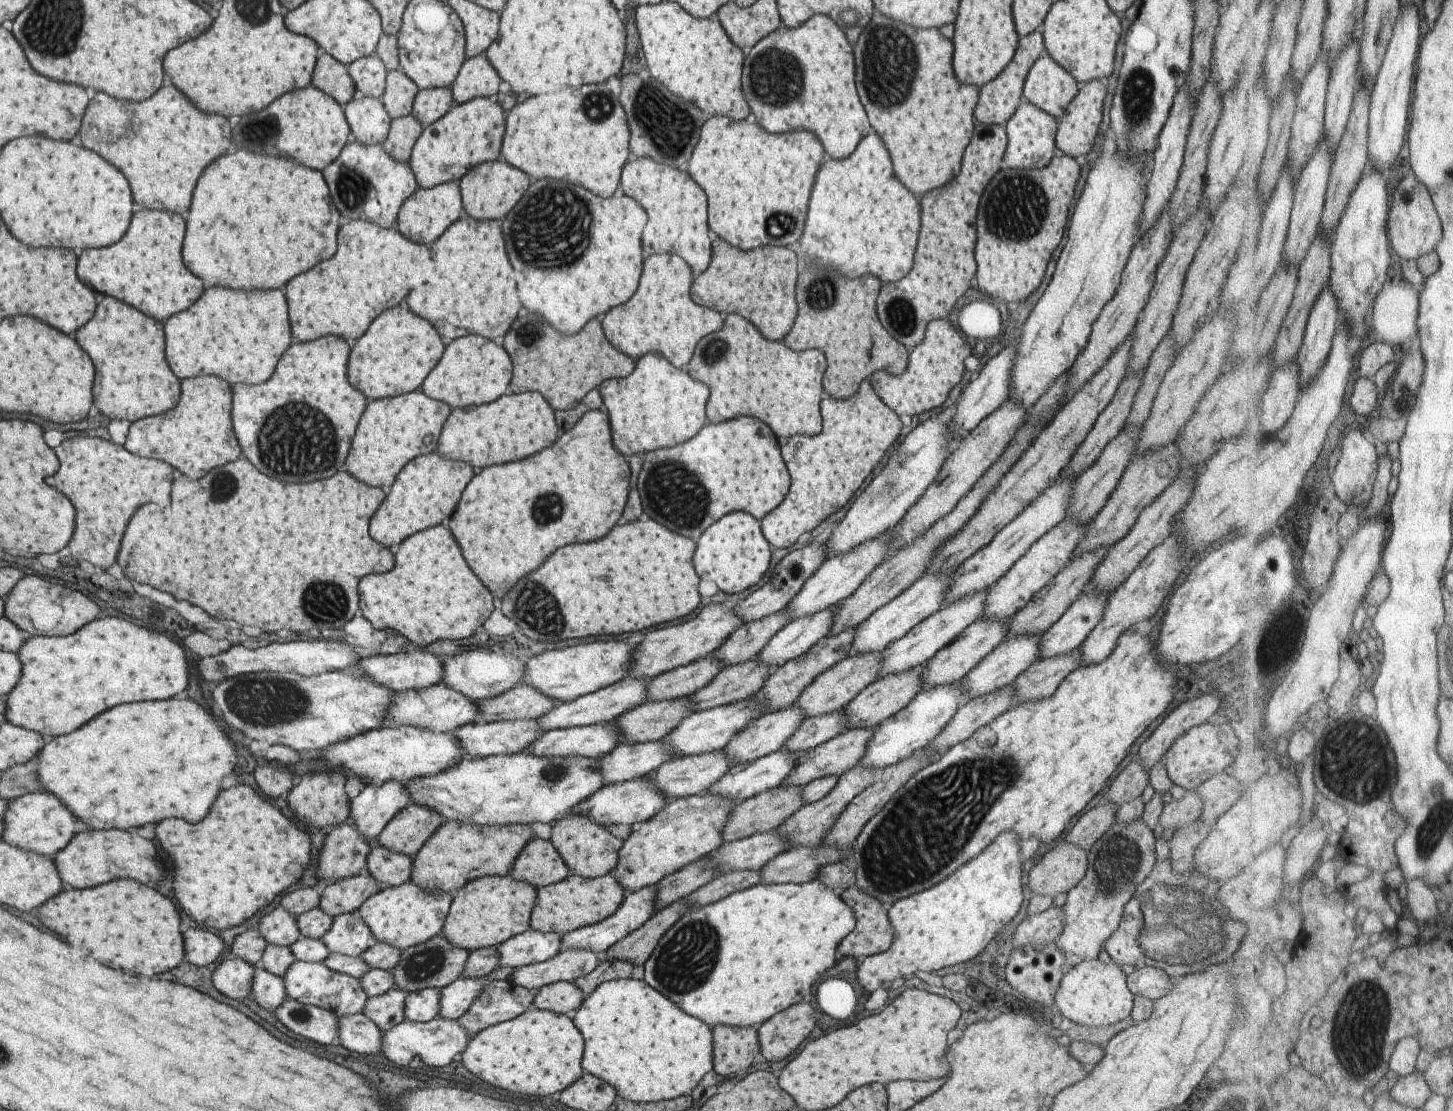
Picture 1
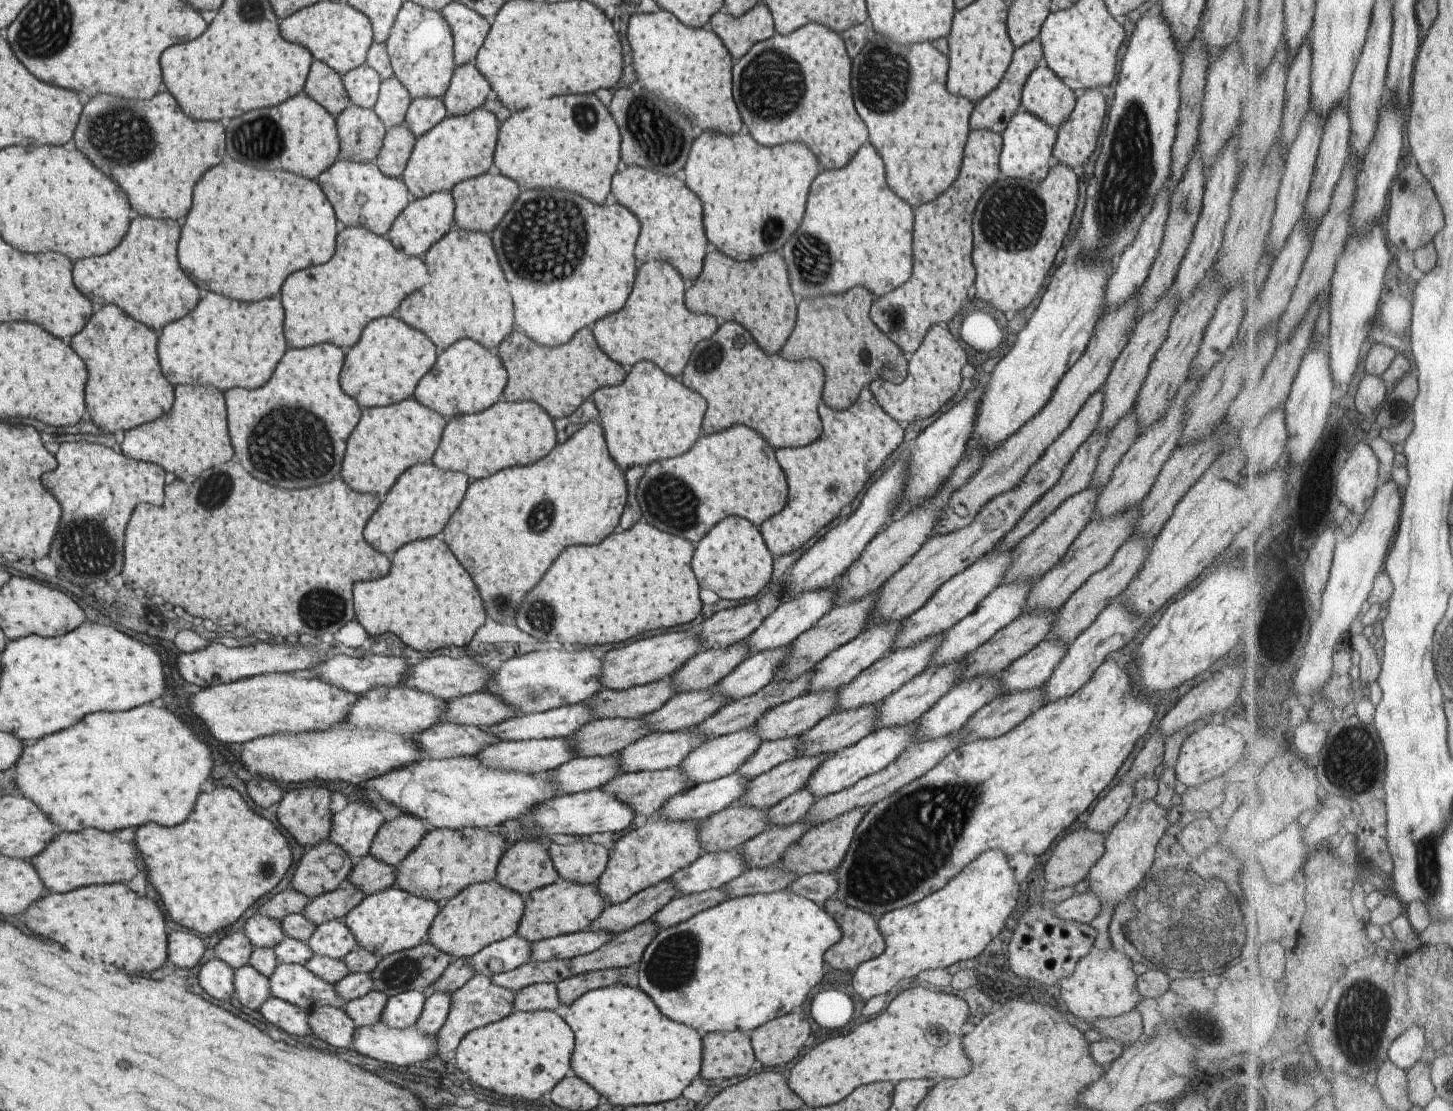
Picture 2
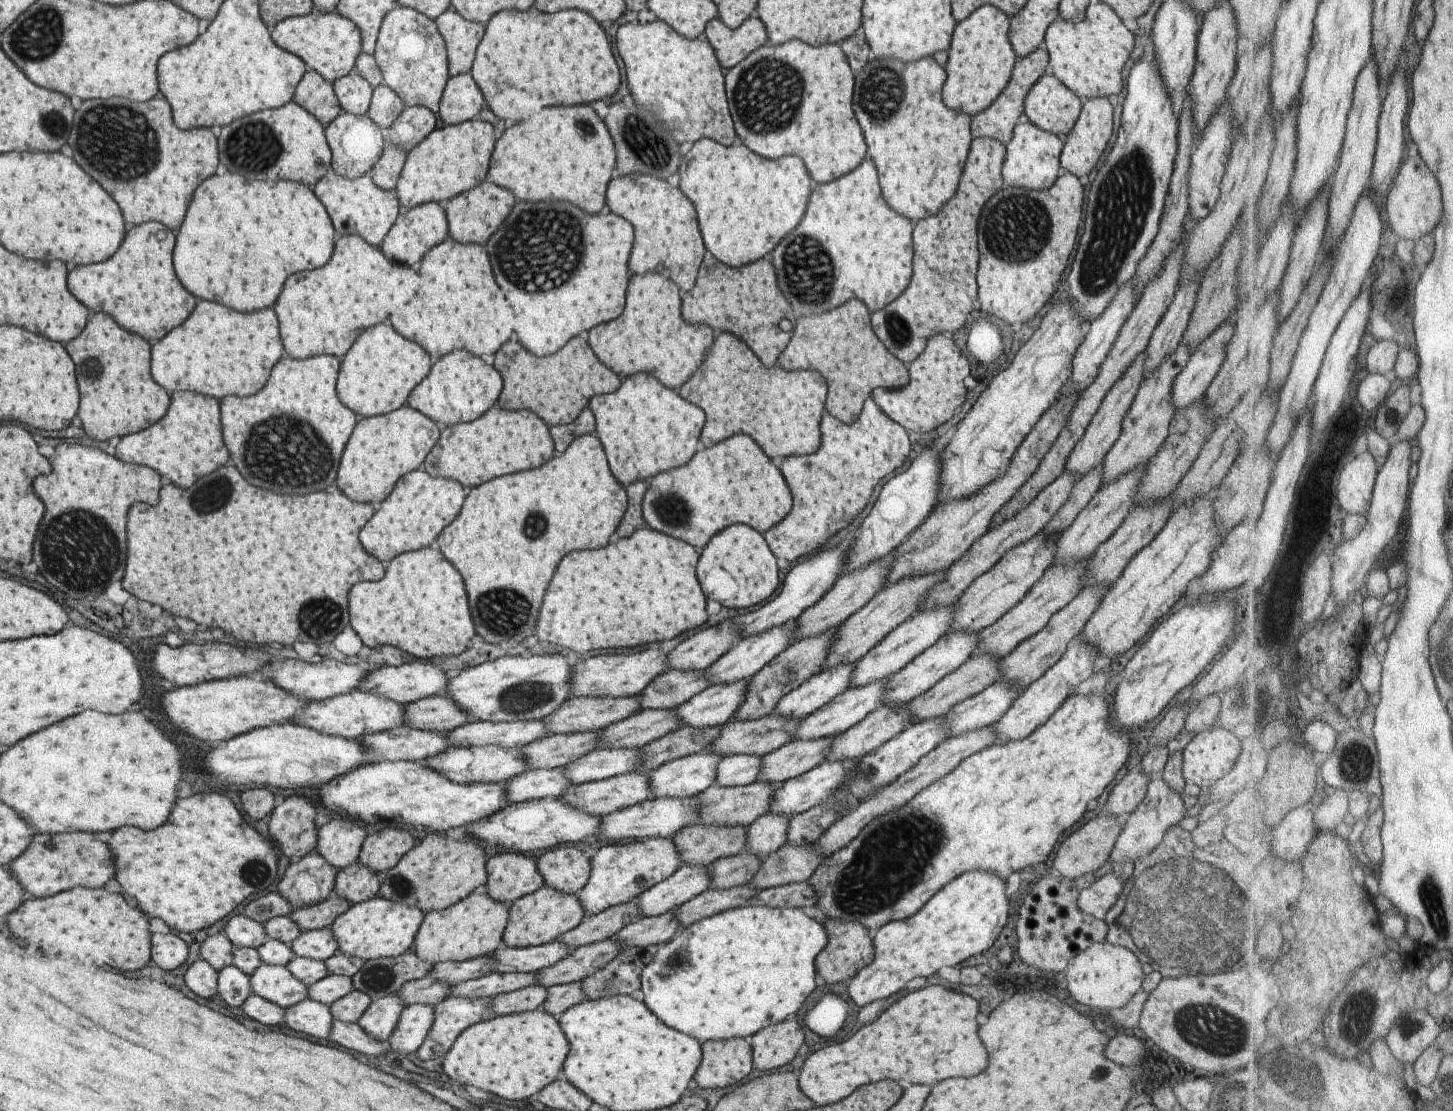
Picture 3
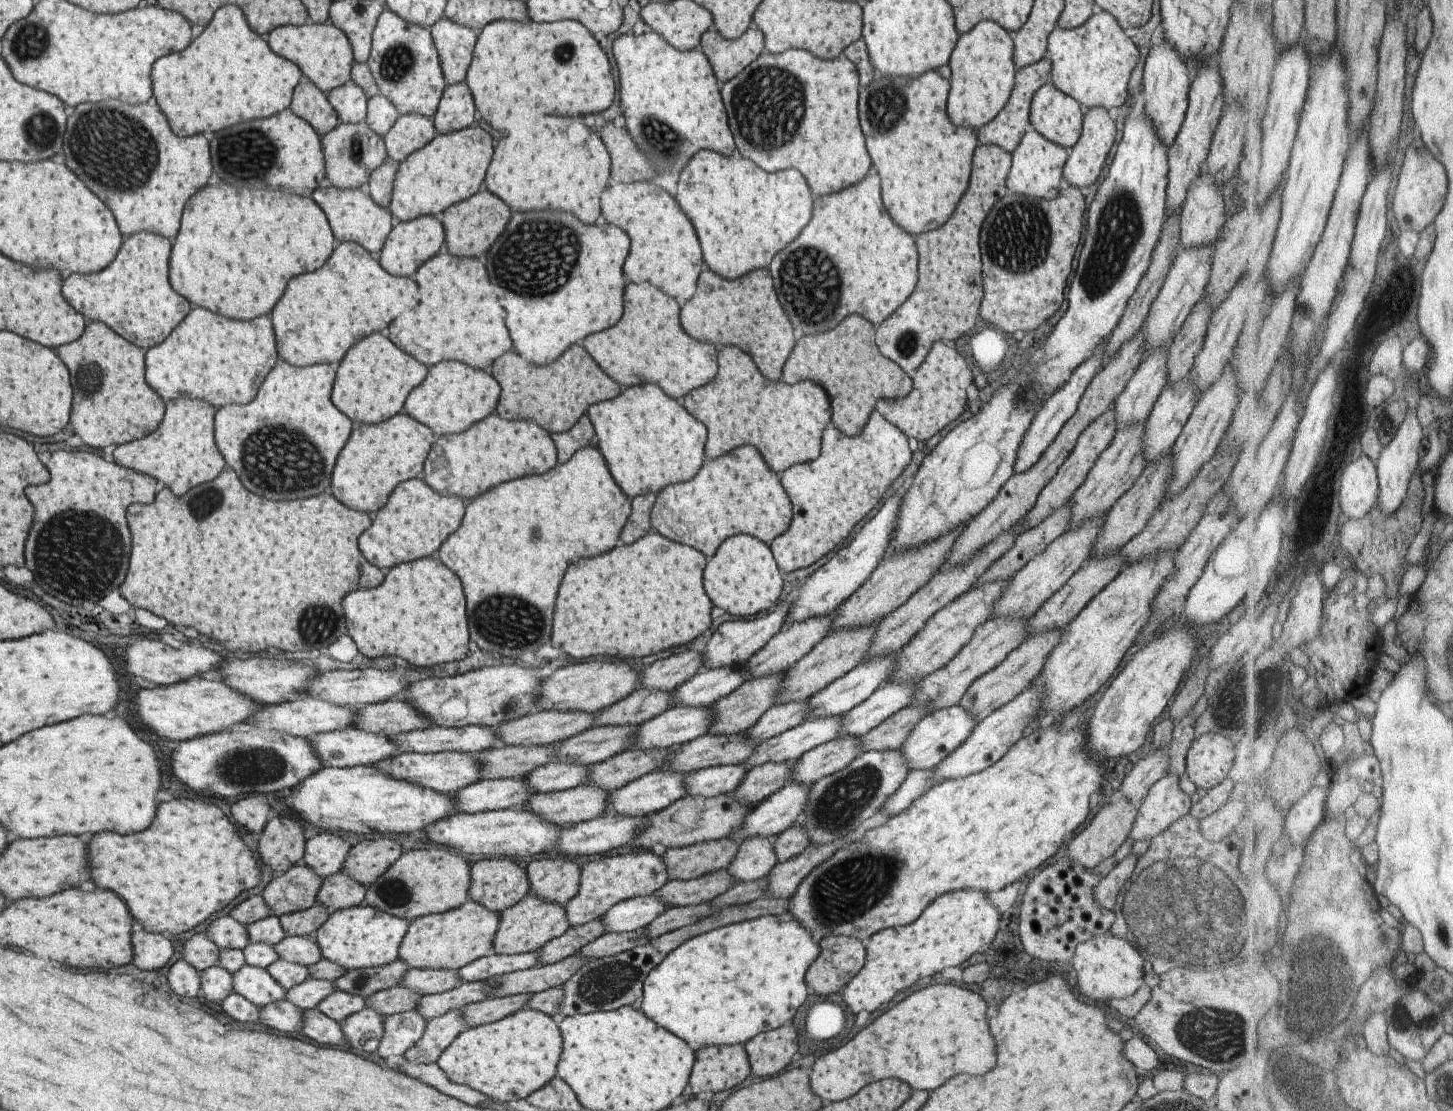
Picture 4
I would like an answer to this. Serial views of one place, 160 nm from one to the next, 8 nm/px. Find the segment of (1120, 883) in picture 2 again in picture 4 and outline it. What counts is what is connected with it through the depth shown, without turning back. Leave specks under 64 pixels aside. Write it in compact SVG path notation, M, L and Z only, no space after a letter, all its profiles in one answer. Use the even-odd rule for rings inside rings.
M1167 772L1149 787L1127 837L1133 841L1152 839L1171 822L1190 812L1189 796L1181 791L1177 782L1179 776Z

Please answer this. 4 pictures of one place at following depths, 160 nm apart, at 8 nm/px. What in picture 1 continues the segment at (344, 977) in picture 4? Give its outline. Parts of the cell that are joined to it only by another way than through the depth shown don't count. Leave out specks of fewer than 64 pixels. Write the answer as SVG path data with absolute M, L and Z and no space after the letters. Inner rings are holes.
M439 934L423 944L401 950L397 964L388 972L393 977L394 988L406 993L426 988L442 989L460 976L468 952L451 945Z

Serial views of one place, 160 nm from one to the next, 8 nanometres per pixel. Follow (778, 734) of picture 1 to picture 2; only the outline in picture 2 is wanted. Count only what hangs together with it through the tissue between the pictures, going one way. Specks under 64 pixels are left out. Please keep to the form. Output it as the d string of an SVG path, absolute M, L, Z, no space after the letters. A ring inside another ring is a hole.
M753 728L721 735L717 738L701 741L690 750L676 766L688 779L689 786L708 783L735 772L737 767L761 744Z

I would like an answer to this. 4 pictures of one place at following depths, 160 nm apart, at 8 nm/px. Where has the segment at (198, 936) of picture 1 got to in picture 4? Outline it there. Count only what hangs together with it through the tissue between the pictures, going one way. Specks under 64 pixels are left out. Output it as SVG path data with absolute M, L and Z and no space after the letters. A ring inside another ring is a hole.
M144 930L130 932L131 948L135 950L135 958L131 962L139 970L157 970L165 966L173 954L173 946L161 933L148 933Z

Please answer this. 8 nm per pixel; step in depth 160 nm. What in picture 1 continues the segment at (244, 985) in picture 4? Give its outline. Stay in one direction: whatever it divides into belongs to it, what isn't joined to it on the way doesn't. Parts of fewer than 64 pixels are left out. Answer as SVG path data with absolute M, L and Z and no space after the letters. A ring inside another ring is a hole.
M293 961L282 976L286 996L304 1005L313 1005L323 1010L334 1011L336 1017L361 1013L366 1002L366 994L361 983L353 977L329 970L323 963Z

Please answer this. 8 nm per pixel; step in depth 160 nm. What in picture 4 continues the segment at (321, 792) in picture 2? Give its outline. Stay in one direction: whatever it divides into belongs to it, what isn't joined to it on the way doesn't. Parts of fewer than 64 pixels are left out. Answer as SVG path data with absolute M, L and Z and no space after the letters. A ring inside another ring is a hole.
M272 816L261 829L257 840L257 854L260 861L271 869L273 876L283 873L285 868L301 862L304 853L303 832L299 818Z

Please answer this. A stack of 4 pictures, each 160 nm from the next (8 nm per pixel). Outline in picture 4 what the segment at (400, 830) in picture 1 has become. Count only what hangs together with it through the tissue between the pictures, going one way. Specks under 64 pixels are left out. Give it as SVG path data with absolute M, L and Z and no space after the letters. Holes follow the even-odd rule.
M389 838L361 840L350 846L341 872L364 887L381 877L401 854L398 842Z

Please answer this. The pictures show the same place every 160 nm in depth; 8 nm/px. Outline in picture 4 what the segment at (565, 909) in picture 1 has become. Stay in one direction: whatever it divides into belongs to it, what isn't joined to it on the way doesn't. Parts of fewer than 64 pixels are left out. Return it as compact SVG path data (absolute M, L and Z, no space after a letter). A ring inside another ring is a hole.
M528 892L519 902L502 910L498 916L498 927L492 938L492 953L496 955L518 955L535 953L546 942L563 934L569 928L561 905L556 905Z

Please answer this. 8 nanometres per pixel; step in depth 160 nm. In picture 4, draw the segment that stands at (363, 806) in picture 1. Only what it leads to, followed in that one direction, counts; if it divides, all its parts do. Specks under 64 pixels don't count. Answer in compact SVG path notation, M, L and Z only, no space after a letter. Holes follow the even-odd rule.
M317 833L304 842L301 864L310 867L319 877L329 877L342 870L343 859L350 845L335 833Z

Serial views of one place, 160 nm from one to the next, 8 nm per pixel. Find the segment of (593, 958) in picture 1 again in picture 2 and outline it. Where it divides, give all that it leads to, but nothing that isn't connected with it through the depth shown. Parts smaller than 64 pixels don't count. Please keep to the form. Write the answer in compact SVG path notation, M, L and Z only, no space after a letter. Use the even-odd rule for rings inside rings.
M568 959L529 961L516 966L513 970L493 975L490 981L514 993L533 983L557 984L569 975L571 974L568 969Z

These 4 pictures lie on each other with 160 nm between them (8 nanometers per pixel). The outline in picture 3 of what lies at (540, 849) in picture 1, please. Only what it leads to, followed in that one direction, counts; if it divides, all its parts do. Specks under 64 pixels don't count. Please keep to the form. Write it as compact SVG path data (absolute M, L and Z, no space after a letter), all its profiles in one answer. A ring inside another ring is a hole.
M502 850L501 853L489 857L485 861L484 869L486 872L486 881L482 888L483 892L494 901L503 903L506 906L512 903L515 899L537 890L544 884L535 868L534 861L517 852L514 853Z

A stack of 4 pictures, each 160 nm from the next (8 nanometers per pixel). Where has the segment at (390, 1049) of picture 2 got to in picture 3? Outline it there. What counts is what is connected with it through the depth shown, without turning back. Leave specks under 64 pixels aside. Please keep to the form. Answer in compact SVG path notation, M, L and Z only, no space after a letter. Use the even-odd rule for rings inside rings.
M334 1019L330 1024L330 1031L326 1039L333 1044L337 1044L337 1046L342 1046L345 1050L361 1052L370 1059L389 1051L388 1040L383 1043L377 1041L365 1034L365 1031L359 1028L357 1023L344 1023Z

